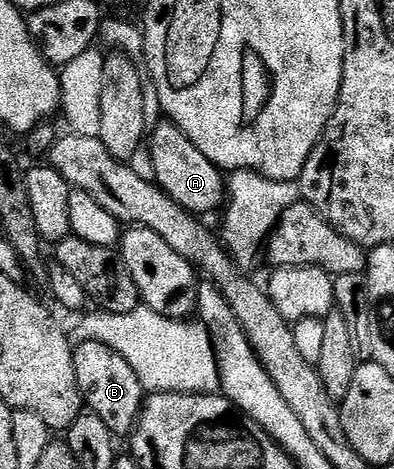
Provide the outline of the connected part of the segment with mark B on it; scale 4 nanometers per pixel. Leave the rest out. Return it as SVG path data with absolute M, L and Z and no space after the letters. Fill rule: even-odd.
M91 340L80 343L77 341L72 359L74 376L78 376L78 388L84 397L85 407L97 414L114 436L131 435L140 419L140 408L144 404L146 391L134 368L130 368L130 360L126 360L126 356L122 356L114 348Z

